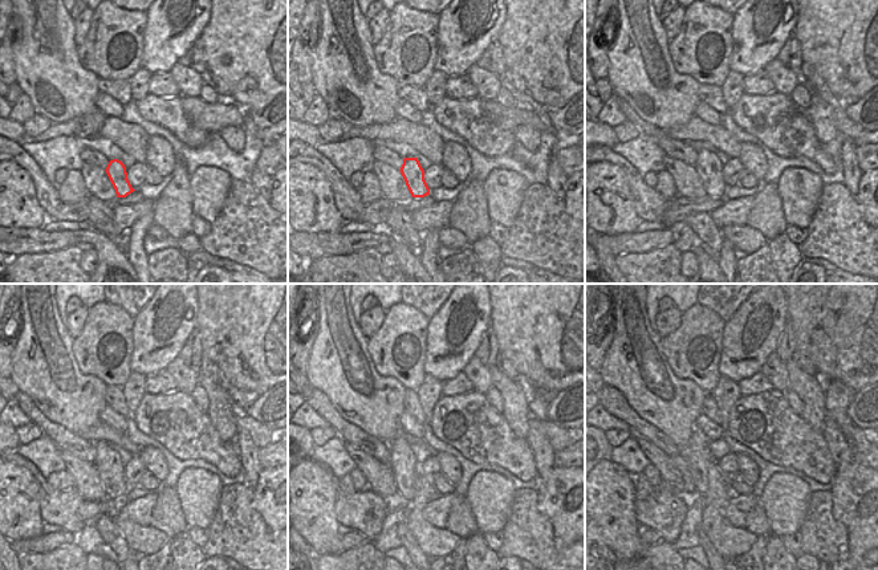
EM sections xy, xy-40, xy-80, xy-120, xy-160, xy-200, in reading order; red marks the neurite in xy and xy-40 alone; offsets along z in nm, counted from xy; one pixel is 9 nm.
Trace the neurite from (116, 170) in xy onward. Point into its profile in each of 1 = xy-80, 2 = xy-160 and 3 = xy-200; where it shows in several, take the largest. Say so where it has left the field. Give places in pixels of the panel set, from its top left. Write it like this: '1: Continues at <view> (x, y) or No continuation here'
1: Continues at xy-80 (708, 167)
2: Continues at xy-160 (403, 464)
3: Continues at xy-200 (698, 456).

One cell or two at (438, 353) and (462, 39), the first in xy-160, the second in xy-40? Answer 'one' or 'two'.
one

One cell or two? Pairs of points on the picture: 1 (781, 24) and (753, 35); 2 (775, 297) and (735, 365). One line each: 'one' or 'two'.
1: one
2: one

